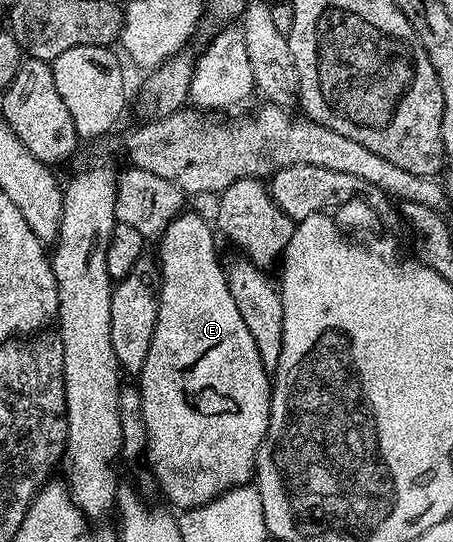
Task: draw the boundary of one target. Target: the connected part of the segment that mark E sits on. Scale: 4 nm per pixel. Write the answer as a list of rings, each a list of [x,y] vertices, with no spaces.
[[[184,211],[169,223],[169,227],[158,238],[159,273],[163,276],[163,286],[159,292],[159,310],[157,311],[157,327],[153,331],[153,343],[149,343],[149,355],[145,355],[145,367],[137,374],[139,394],[143,400],[145,411],[145,431],[147,432],[147,452],[145,461],[151,464],[151,473],[159,484],[159,489],[179,508],[179,511],[197,509],[200,505],[207,505],[210,501],[220,497],[228,489],[246,485],[255,475],[255,457],[263,440],[267,438],[269,415],[271,414],[272,378],[269,371],[261,363],[261,355],[257,355],[257,343],[253,343],[253,335],[249,335],[249,327],[245,327],[245,319],[241,319],[241,311],[237,311],[237,303],[233,303],[233,295],[229,295],[226,268],[219,265],[219,253],[215,250],[213,225],[199,213]]]

